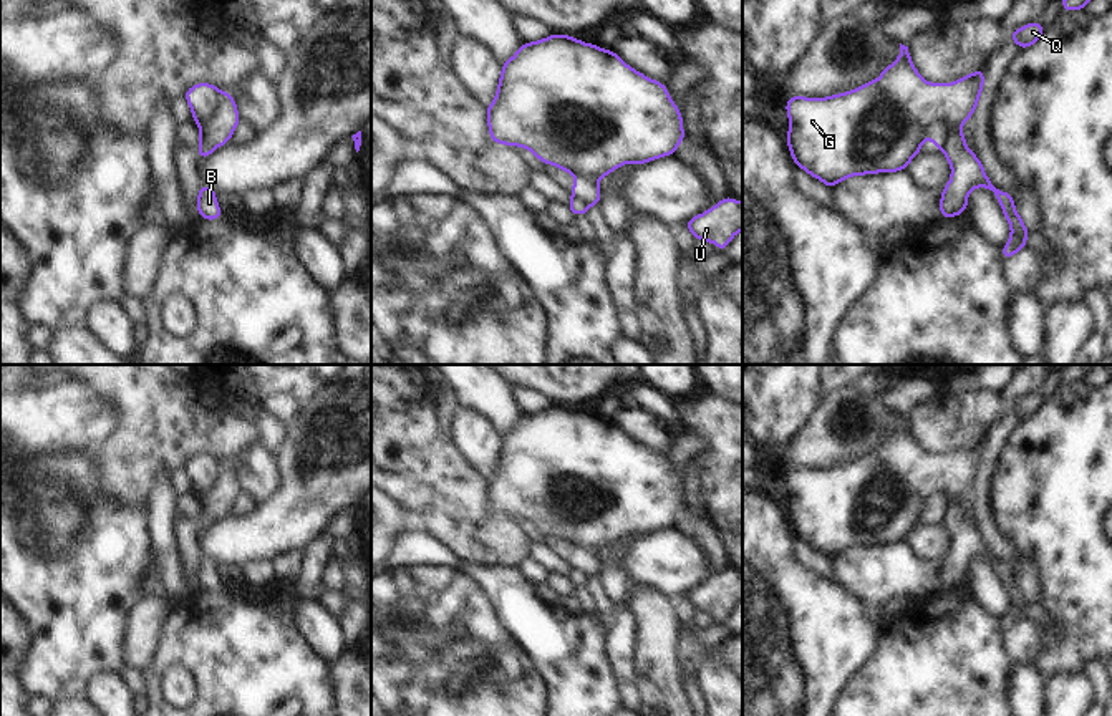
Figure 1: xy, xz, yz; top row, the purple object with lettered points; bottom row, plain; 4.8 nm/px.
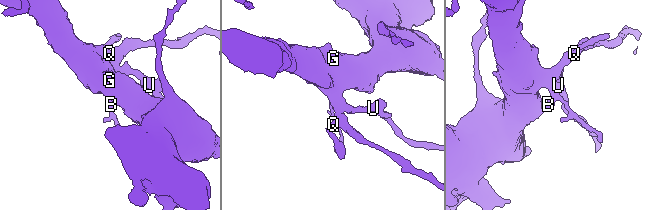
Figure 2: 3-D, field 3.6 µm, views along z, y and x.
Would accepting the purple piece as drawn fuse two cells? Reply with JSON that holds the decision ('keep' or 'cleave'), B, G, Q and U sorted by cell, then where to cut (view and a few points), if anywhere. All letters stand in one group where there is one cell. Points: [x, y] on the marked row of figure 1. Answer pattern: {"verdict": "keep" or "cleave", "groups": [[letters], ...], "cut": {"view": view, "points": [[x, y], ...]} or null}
{"verdict": "cleave", "groups": [["B", "G", "Q"], ["U"]], "cut": {"view": "yz", "points": [[945, 121], [947, 140], [940, 148]]}}

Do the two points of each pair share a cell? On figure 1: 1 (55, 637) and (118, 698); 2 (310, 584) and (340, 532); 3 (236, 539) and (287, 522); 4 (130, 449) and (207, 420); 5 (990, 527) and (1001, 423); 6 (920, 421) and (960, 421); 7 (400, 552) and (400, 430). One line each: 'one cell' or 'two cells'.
1: two cells
2: one cell
3: one cell
4: one cell
5: one cell
6: one cell
7: two cells

